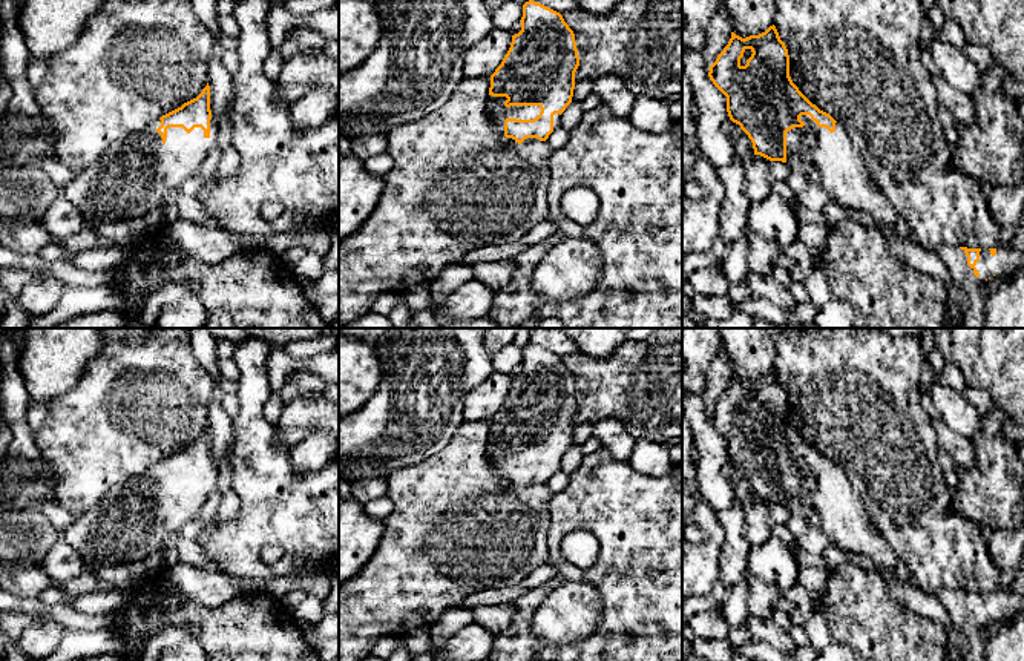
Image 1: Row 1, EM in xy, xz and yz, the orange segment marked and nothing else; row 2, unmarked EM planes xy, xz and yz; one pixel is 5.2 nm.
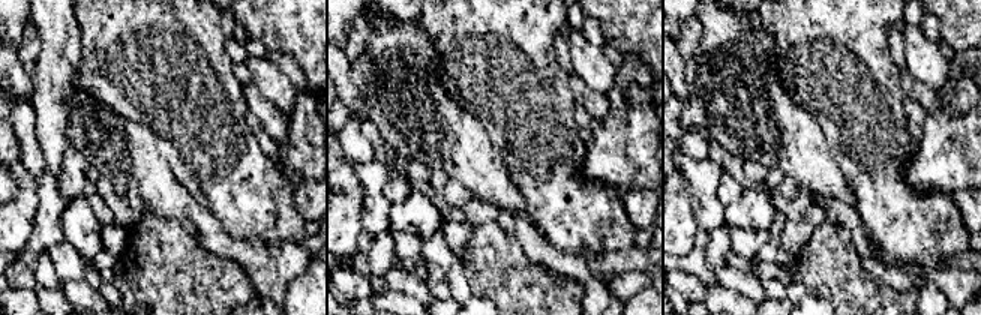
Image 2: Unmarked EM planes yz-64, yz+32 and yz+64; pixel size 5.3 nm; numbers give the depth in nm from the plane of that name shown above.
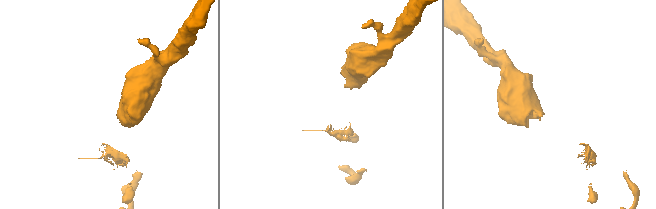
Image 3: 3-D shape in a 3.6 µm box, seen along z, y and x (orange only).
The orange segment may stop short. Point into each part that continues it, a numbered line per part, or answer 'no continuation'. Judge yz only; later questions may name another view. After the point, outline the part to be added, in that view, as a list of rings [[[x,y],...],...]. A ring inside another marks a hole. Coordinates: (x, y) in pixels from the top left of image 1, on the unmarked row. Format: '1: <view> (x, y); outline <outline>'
1: yz (828, 502); outline [[[802,459],[803,471],[786,475],[786,508],[791,514],[800,514],[806,521],[814,523],[826,535],[828,541],[837,548],[868,557],[877,569],[889,571],[898,581],[915,587],[915,581],[895,551],[871,523],[866,508],[855,498],[848,474],[842,466],[835,466],[831,477],[826,471],[819,471],[809,459]]]

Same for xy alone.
1: xy (131, 523); outline [[[159,462],[152,465],[64,529],[61,538],[80,552],[87,569],[153,555],[169,535],[199,518],[202,506],[218,489],[213,462],[208,482],[201,471],[190,477],[169,471],[162,483],[156,475],[159,469]]]

